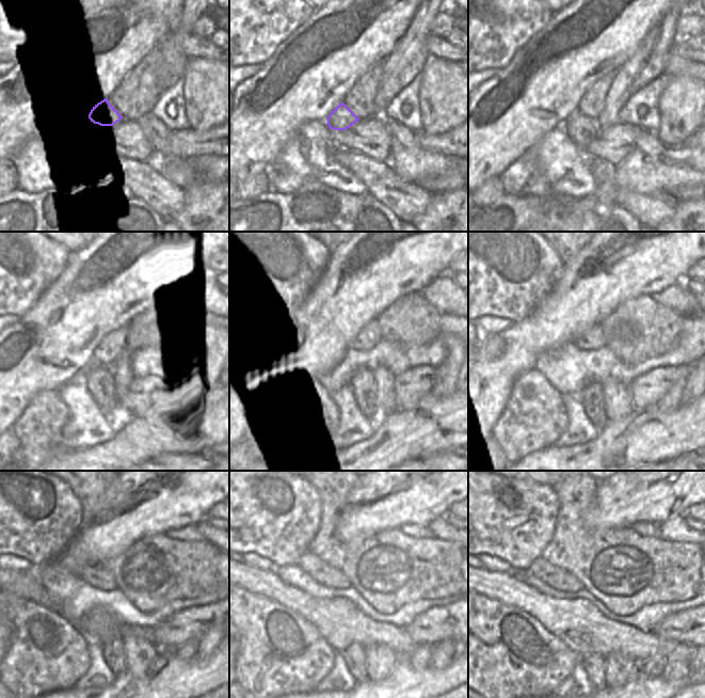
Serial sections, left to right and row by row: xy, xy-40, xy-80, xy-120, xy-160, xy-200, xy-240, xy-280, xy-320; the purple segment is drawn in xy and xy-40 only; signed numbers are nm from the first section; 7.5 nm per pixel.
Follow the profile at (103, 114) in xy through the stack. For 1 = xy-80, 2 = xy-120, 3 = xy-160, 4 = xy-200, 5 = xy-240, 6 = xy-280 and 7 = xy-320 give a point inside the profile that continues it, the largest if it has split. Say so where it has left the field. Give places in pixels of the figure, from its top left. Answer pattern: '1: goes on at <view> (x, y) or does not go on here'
1: goes on at xy-80 (581, 129)
2: goes on at xy-120 (100, 379)
3: goes on at xy-160 (348, 400)
4: goes on at xy-200 (591, 397)
5: goes on at xy-240 (113, 648)
6: goes on at xy-280 (354, 656)
7: goes on at xy-320 (594, 665)

